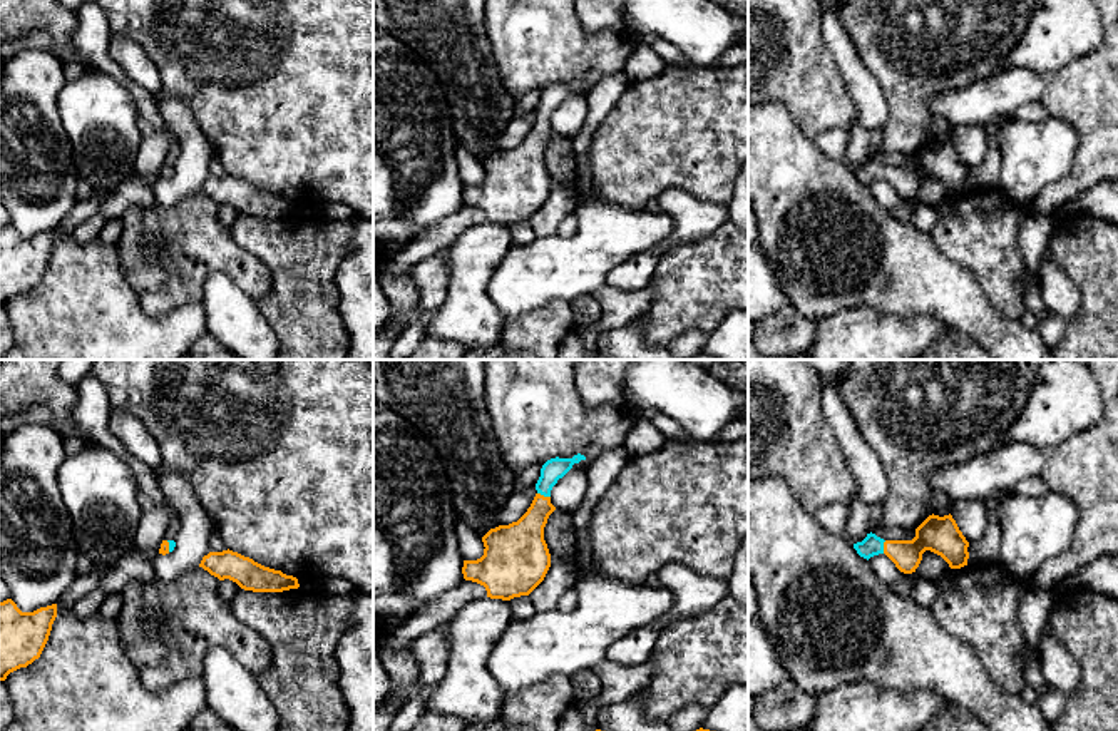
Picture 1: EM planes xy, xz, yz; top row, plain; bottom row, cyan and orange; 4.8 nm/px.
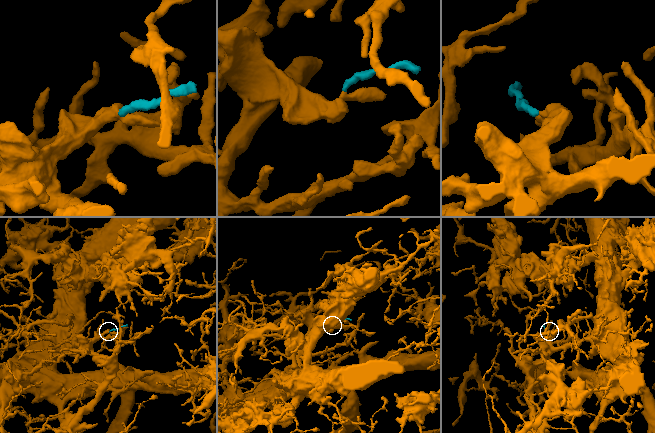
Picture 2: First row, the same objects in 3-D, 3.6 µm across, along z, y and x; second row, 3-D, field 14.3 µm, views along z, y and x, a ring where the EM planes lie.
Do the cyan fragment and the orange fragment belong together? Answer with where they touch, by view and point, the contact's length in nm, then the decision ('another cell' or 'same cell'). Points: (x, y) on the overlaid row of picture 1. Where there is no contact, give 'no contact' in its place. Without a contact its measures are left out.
xz (544, 495) | 70 nm | same cell

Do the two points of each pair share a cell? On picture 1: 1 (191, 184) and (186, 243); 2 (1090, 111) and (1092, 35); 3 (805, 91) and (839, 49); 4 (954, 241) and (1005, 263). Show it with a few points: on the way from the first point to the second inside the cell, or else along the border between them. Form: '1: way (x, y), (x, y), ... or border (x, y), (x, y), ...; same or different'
1: border (198, 189), (169, 206), (156, 203); different
2: border (1100, 44), (1056, 69); different
3: border (822, 19), (822, 39), (849, 92); different
4: way (966, 241), (981, 241), (993, 253); same

